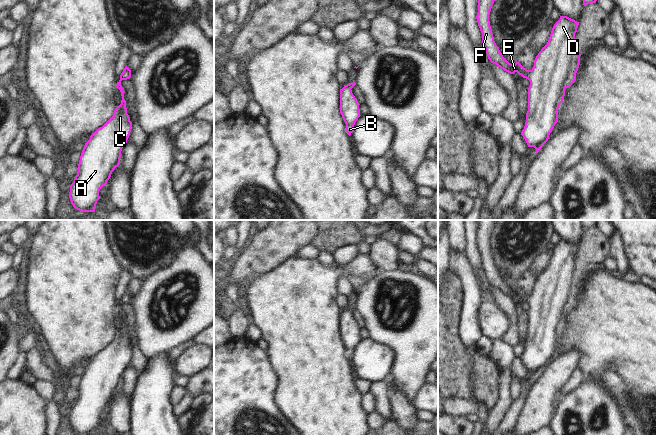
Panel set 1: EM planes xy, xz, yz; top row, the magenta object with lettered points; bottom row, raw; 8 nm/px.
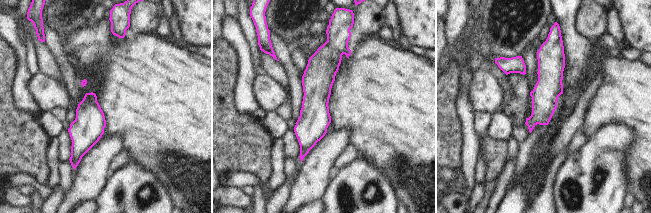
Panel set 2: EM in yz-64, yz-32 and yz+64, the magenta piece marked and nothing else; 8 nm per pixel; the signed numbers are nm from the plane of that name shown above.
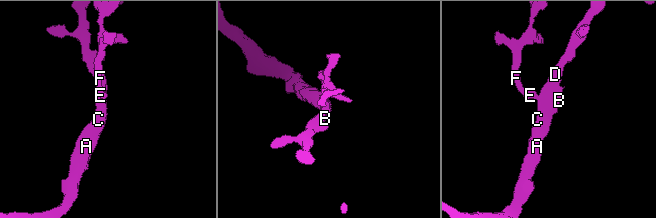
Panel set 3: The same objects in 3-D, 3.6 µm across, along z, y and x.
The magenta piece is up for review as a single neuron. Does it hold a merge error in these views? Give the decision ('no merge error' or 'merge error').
no merge error

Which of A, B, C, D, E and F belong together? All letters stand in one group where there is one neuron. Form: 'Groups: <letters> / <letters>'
Groups: A B C D E F

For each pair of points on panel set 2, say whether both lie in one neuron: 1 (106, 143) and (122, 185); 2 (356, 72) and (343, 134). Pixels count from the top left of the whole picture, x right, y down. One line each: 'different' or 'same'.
1: different
2: different

